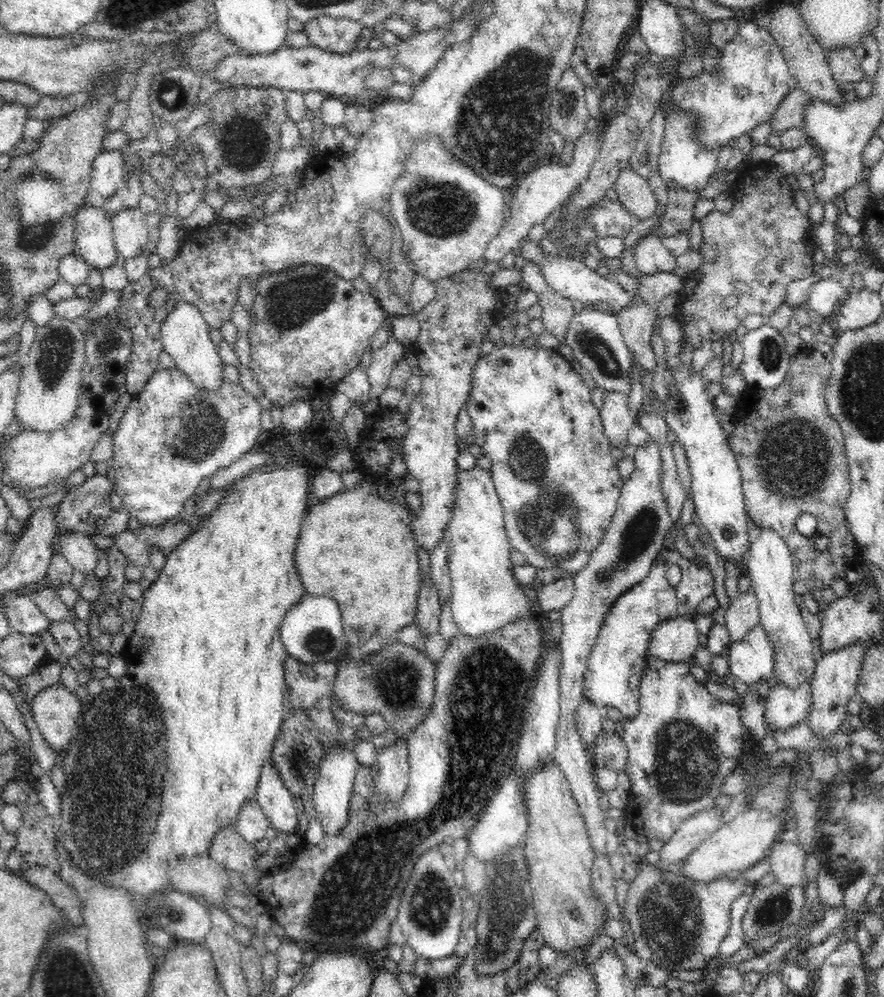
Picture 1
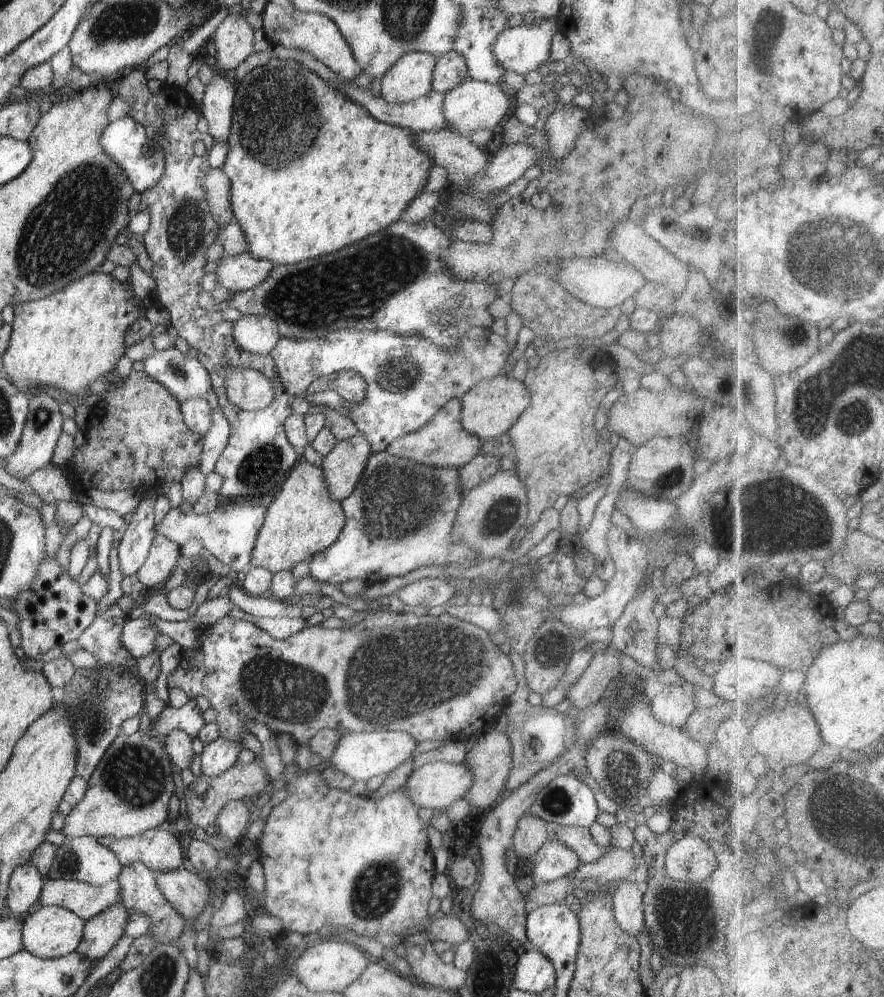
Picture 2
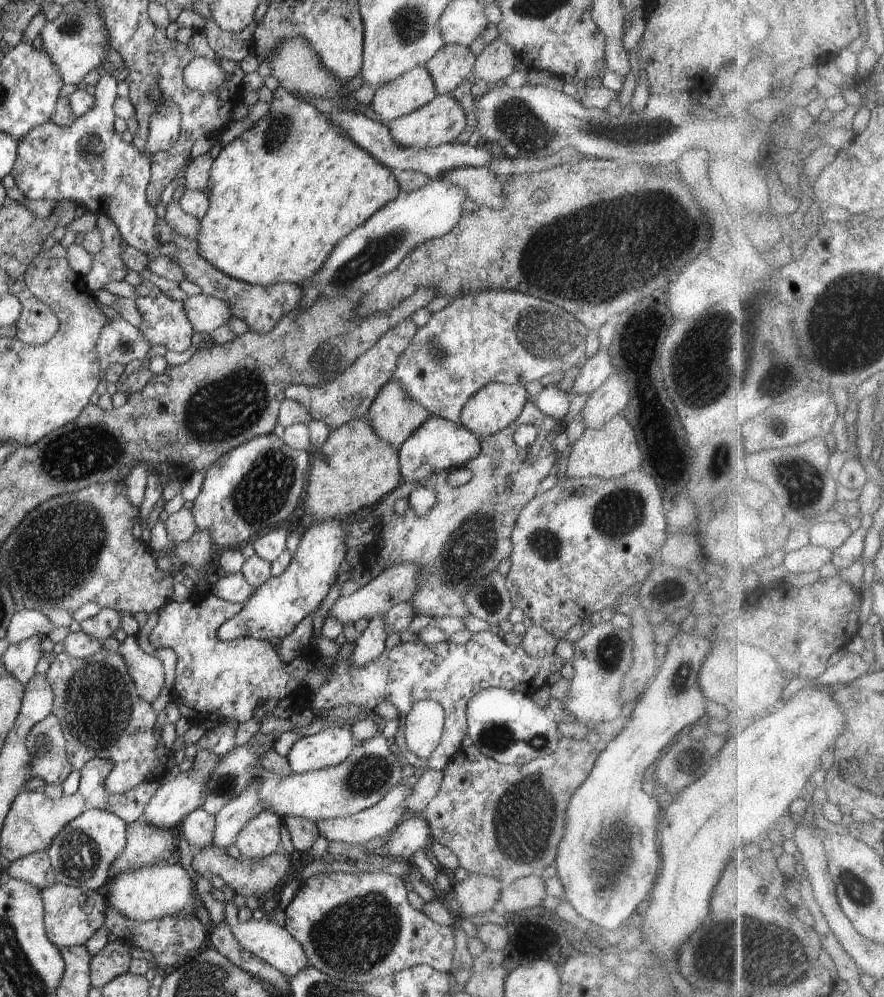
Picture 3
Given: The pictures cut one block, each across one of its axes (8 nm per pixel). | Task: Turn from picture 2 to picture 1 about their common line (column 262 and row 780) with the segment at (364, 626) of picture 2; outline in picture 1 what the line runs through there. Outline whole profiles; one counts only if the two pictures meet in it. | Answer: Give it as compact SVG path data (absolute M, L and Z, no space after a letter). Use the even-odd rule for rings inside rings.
M648 656L639 686L639 713L634 718L615 723L615 732L624 739L628 749L624 771L630 777L631 794L626 818L630 818L630 822L634 820L634 826L640 826L648 840L664 843L676 833L682 822L716 806L722 782L739 767L745 746L754 741L753 736L742 728L738 705L720 701L708 693L705 684L690 674L688 663L695 664L693 658L673 663Z

